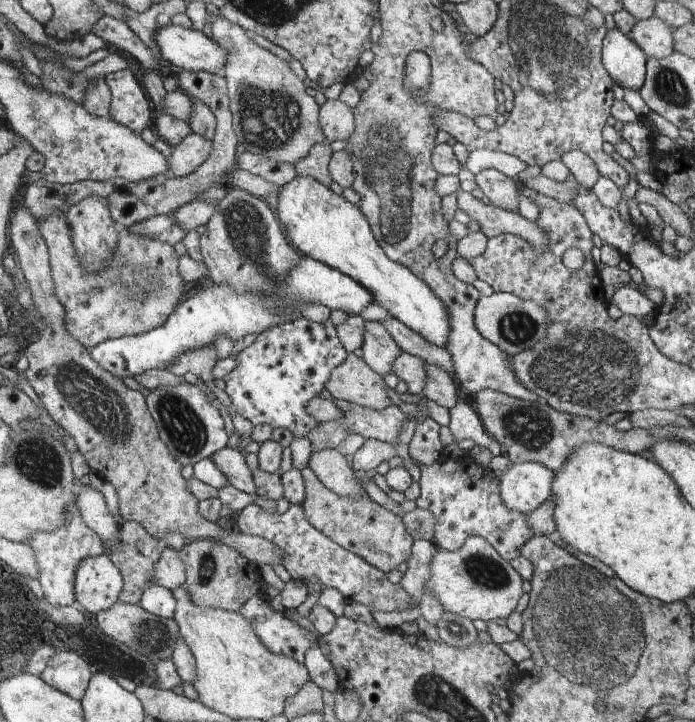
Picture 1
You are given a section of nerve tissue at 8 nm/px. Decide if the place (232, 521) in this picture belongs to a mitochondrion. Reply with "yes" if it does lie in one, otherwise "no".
no

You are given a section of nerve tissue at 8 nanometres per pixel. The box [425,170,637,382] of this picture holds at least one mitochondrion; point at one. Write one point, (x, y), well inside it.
(516, 327)

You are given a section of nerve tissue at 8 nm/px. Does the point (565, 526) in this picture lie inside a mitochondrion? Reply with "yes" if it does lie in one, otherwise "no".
no

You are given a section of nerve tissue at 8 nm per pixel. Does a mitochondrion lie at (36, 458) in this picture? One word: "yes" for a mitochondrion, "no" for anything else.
yes

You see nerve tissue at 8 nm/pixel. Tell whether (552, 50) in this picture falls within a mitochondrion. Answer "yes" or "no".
yes

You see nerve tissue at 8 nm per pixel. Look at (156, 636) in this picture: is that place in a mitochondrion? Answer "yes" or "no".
yes

